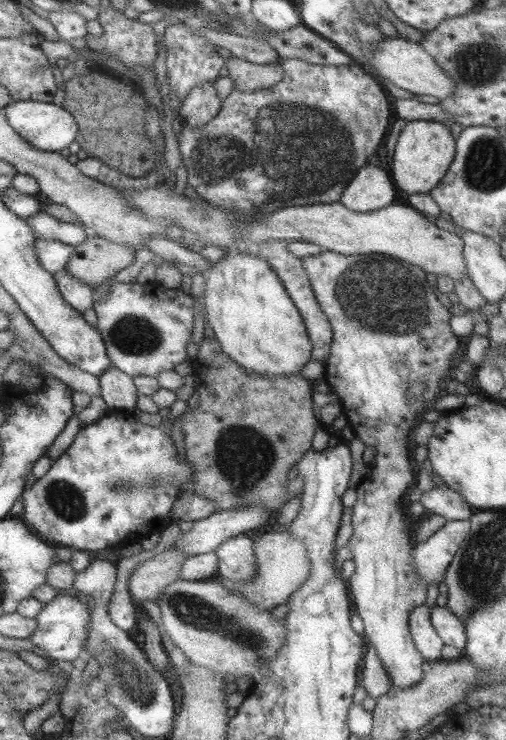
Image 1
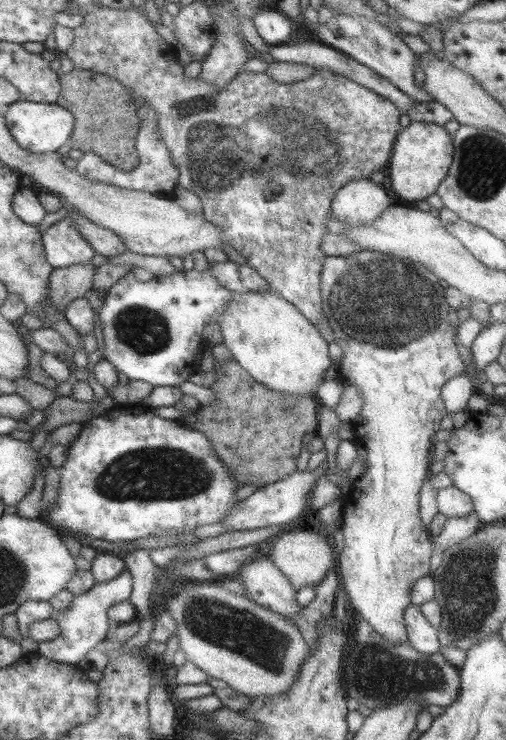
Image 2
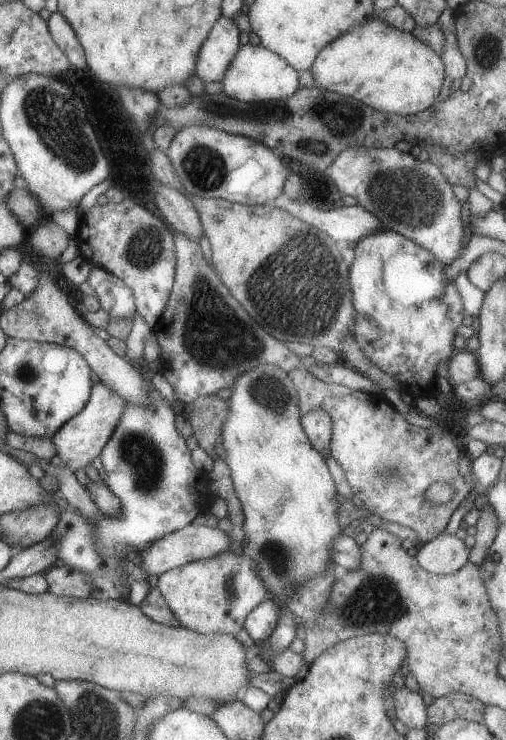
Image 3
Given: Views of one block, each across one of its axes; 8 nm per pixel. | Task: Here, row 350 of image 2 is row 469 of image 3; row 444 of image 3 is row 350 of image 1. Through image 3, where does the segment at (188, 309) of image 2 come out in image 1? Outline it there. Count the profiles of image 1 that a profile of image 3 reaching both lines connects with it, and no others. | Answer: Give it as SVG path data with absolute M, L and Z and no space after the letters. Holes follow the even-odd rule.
M157 281L147 283L114 282L109 286L107 295L102 297L103 300L95 303L97 298L94 290L97 285L91 286L91 288L93 290L92 308L97 316L97 327L111 367L132 378L148 377L155 380L158 372L171 370L175 364L187 361L185 346L187 346L187 338L189 338L195 318L191 295L185 294L180 287L165 288Z

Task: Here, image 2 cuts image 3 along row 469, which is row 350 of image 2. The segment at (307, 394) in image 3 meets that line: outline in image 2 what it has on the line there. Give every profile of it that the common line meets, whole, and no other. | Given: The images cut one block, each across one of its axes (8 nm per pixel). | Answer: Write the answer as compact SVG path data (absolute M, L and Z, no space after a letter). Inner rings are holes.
M361 250L357 253L350 253L345 256L326 256L321 265L320 276L320 298L322 311L327 323L334 334L334 342L340 346L343 357L340 360L338 378L344 380L345 384L355 386L363 394L363 405L357 416L349 422L354 430L355 441L365 449L365 461L363 471L359 477L352 480L352 485L344 498L342 519L340 529L343 531L344 547L337 554L335 568L343 579L345 595L349 605L356 611L358 617L363 618L381 638L385 638L391 644L408 644L405 635L405 623L403 613L405 607L411 605L411 592L413 584L429 574L429 559L432 554L431 537L425 526L421 523L417 504L419 500L419 488L423 486L423 480L429 475L429 466L432 463L433 435L439 430L439 421L447 414L441 398L441 387L447 379L457 376L463 372L464 366L457 353L455 346L455 335L459 324L455 309L451 308L444 296L445 285L429 270L421 264L414 263L409 259L397 258L391 255L375 252L373 250Z

